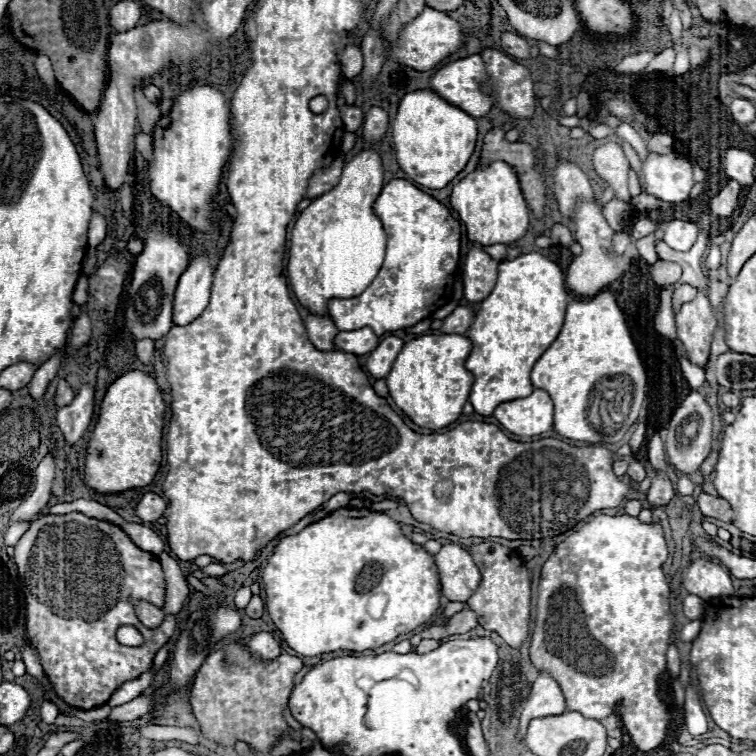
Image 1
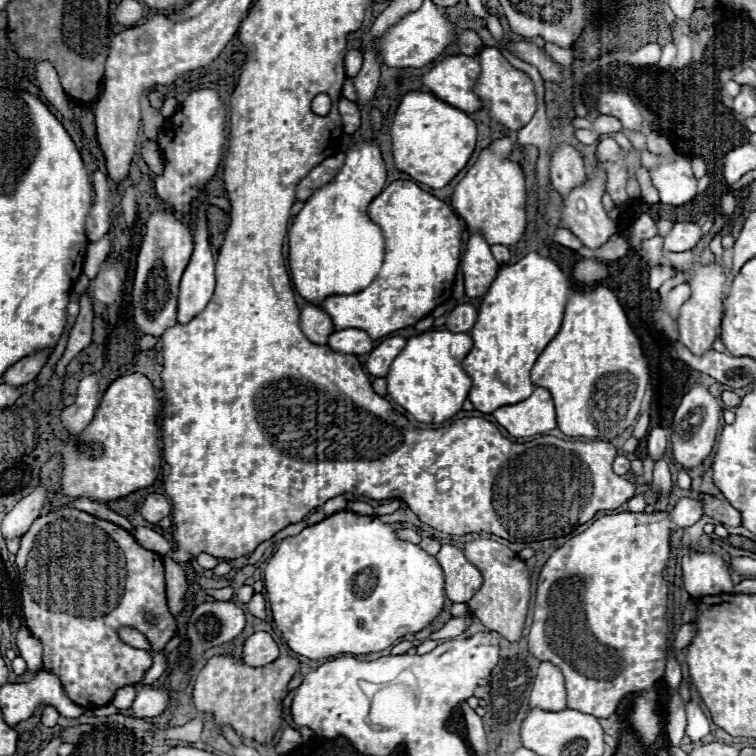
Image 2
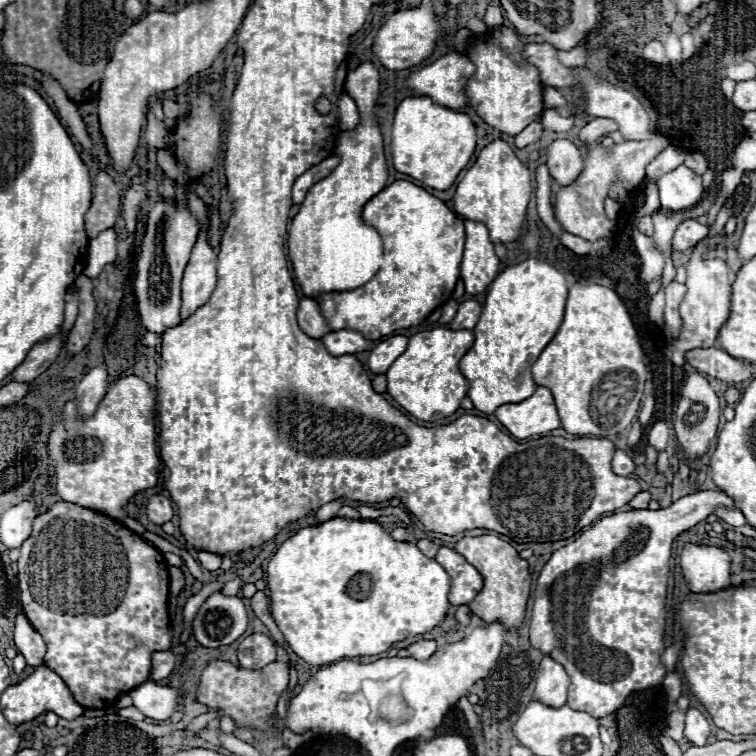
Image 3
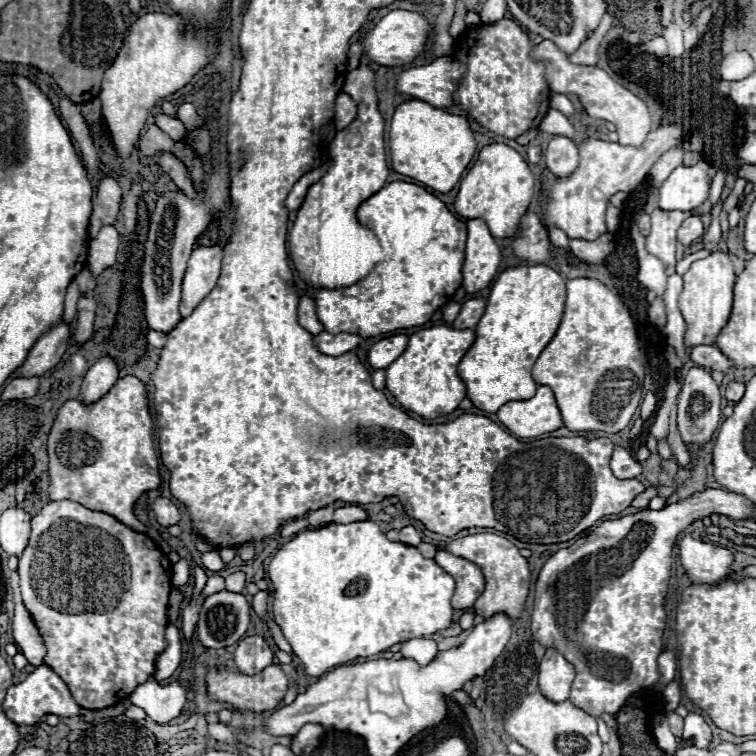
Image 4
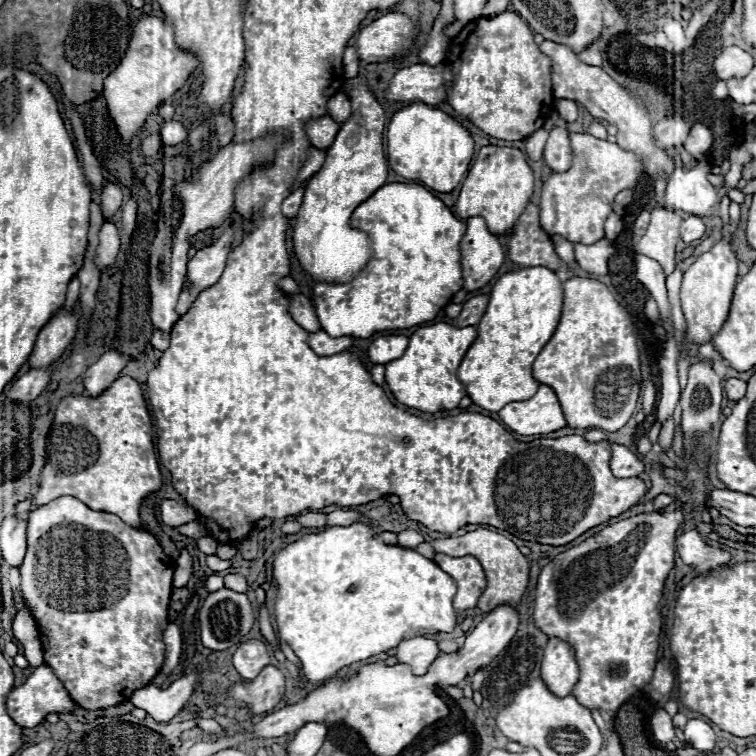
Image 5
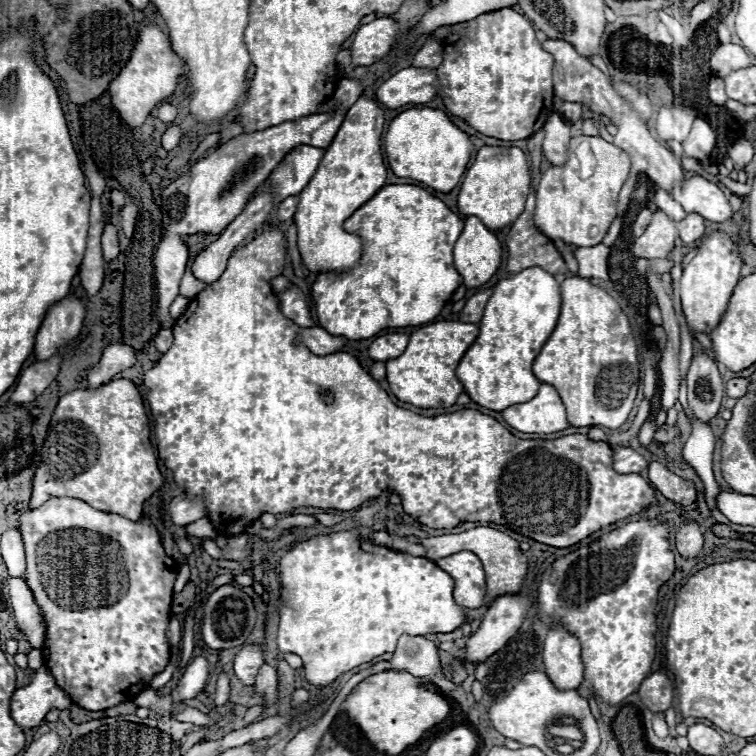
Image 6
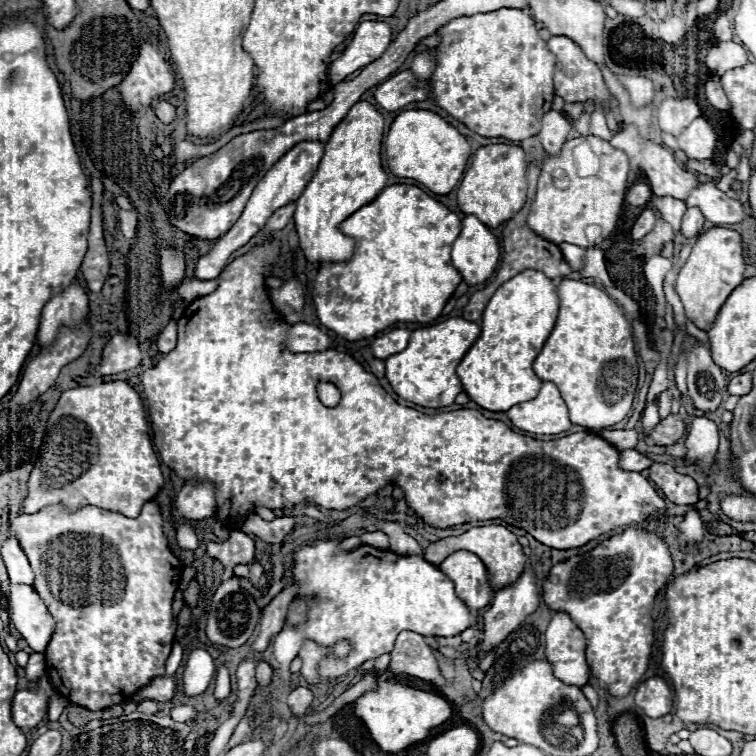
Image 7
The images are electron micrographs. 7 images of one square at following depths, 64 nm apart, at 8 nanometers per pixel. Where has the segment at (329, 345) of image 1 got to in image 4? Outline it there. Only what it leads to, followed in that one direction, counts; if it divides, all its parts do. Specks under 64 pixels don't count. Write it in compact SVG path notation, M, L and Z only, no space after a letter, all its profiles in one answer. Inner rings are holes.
M302 296L298 302L298 322L302 328L306 328L310 334L320 334L324 332L322 322L316 316L316 304L312 298Z

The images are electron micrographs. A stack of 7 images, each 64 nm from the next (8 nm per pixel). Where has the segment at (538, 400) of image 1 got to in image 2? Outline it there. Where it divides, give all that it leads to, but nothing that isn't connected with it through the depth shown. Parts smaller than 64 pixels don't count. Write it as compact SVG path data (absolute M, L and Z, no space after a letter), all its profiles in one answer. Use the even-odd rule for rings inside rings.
M536 388L530 398L518 402L518 404L500 406L494 412L494 418L514 438L544 434L558 426L554 402L546 388Z

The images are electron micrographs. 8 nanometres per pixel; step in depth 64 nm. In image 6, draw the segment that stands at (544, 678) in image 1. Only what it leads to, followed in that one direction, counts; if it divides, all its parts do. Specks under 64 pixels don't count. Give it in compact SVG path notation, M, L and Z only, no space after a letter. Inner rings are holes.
M552 624L544 644L544 668L560 690L578 688L584 680L580 640L566 626Z

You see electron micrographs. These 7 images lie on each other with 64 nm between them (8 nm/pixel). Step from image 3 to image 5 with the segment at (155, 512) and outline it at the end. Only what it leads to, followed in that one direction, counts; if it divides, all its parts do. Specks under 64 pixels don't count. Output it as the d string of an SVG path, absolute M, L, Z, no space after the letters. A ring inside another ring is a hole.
M164 500L160 504L160 516L162 516L162 522L168 524L168 526L182 526L182 524L188 524L192 520L198 518L196 510L184 502L178 502L178 500Z

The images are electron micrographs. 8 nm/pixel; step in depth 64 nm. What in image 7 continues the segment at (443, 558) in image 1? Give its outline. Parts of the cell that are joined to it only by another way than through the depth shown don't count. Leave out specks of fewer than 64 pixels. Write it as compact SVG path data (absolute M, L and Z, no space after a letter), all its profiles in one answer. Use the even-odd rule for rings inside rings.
M458 550L440 564L440 570L454 582L458 598L464 600L468 608L480 610L492 602L494 590L488 582L486 566L476 554Z

